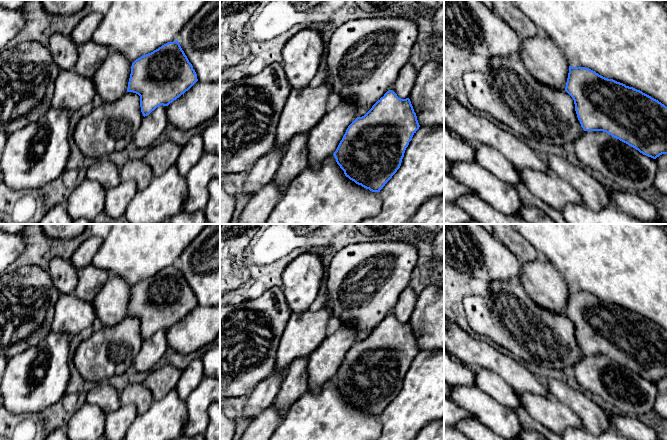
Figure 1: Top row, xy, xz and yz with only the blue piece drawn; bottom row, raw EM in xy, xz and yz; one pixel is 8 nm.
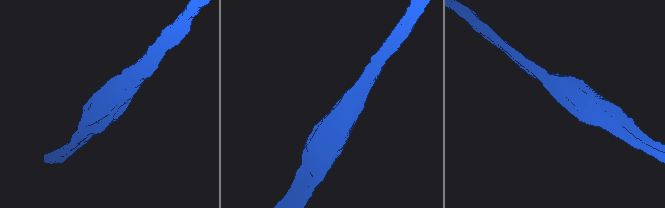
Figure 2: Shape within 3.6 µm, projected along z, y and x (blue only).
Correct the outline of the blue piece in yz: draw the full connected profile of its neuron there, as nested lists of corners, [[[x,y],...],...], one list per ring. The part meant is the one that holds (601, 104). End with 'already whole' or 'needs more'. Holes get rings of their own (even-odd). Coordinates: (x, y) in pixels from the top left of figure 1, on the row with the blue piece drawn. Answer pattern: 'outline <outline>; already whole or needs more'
outline [[[569,66],[565,91],[574,100],[575,111],[584,131],[606,132],[653,159],[667,154],[667,107],[658,100],[633,87],[605,78],[585,67]]]; already whole

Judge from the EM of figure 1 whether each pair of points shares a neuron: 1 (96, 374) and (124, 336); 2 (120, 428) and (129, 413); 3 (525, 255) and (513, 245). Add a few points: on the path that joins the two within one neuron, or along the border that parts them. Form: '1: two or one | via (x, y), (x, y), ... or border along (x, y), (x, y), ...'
1: one | via (96, 365), (116, 345)
2: one | via (120, 424), (125, 417)
3: one | via (522, 252), (516, 246)

